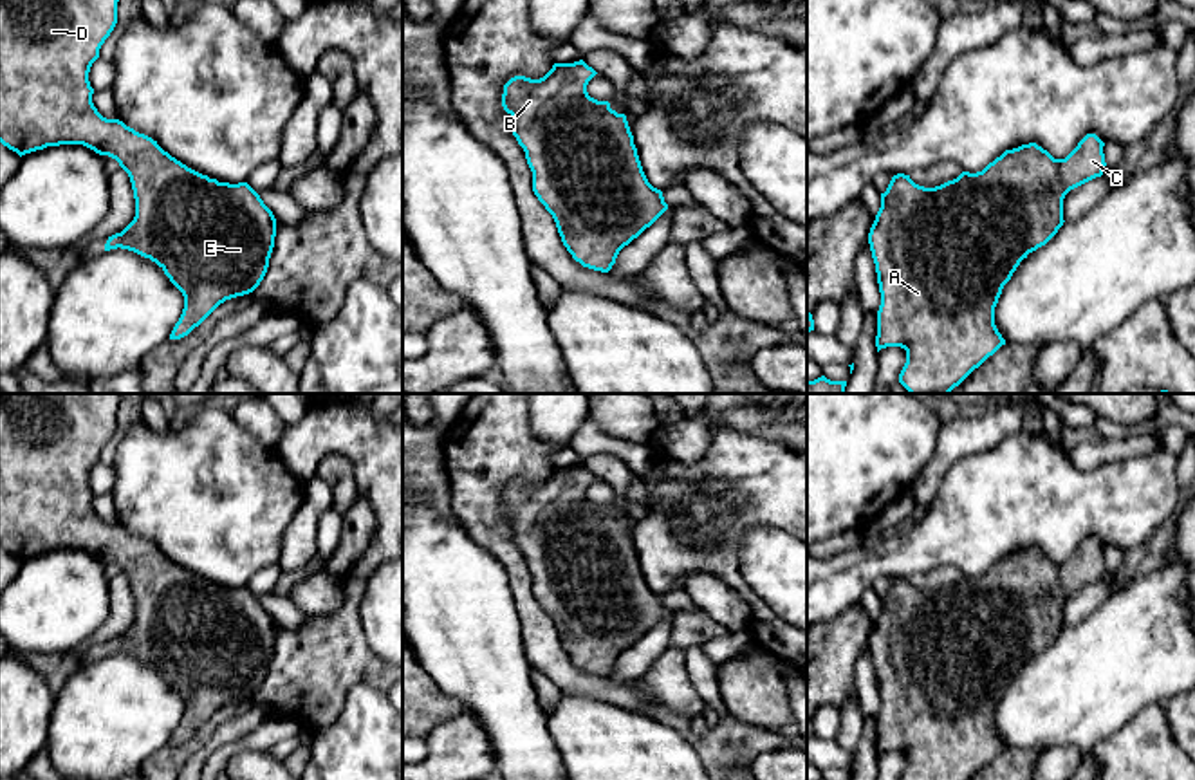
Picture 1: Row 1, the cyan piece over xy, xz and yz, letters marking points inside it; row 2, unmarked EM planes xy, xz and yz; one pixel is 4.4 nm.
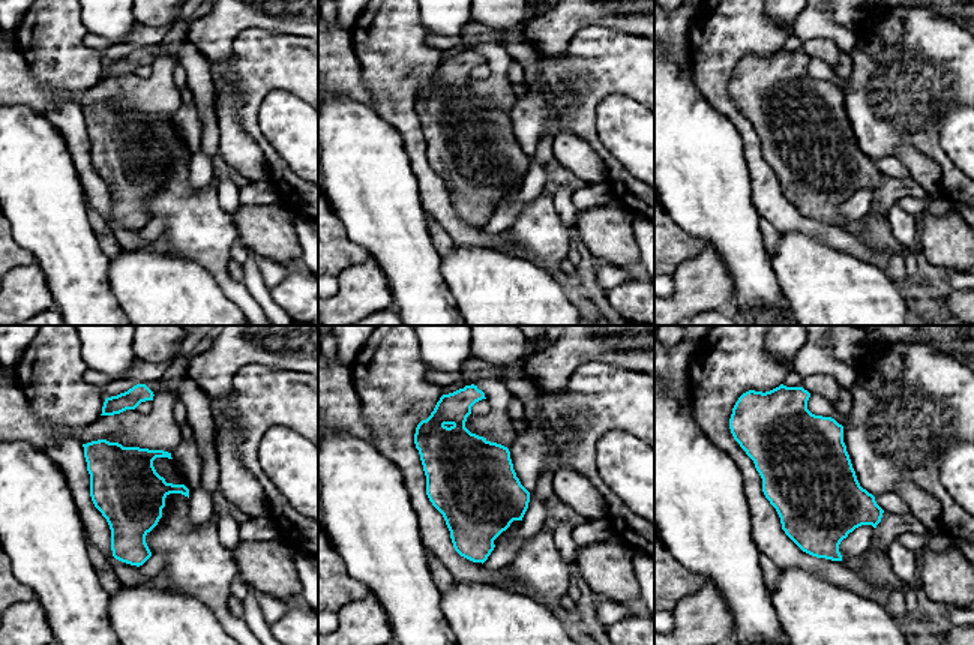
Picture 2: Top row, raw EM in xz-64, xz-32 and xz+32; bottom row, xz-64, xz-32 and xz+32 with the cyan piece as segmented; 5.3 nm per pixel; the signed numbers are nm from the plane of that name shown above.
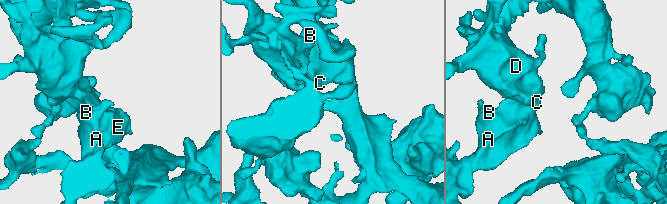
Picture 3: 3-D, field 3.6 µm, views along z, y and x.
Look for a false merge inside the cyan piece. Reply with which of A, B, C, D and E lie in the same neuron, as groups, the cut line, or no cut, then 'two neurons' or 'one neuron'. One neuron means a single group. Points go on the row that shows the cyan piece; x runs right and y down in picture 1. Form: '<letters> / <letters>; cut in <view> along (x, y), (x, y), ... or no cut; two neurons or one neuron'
A B E / C D; cut in xz along (616, 112), (551, 213); two neurons

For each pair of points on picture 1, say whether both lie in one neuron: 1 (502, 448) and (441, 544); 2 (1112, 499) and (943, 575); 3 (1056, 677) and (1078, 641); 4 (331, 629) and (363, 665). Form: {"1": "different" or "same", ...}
{"1": "different", "2": "different", "3": "same", "4": "same"}

